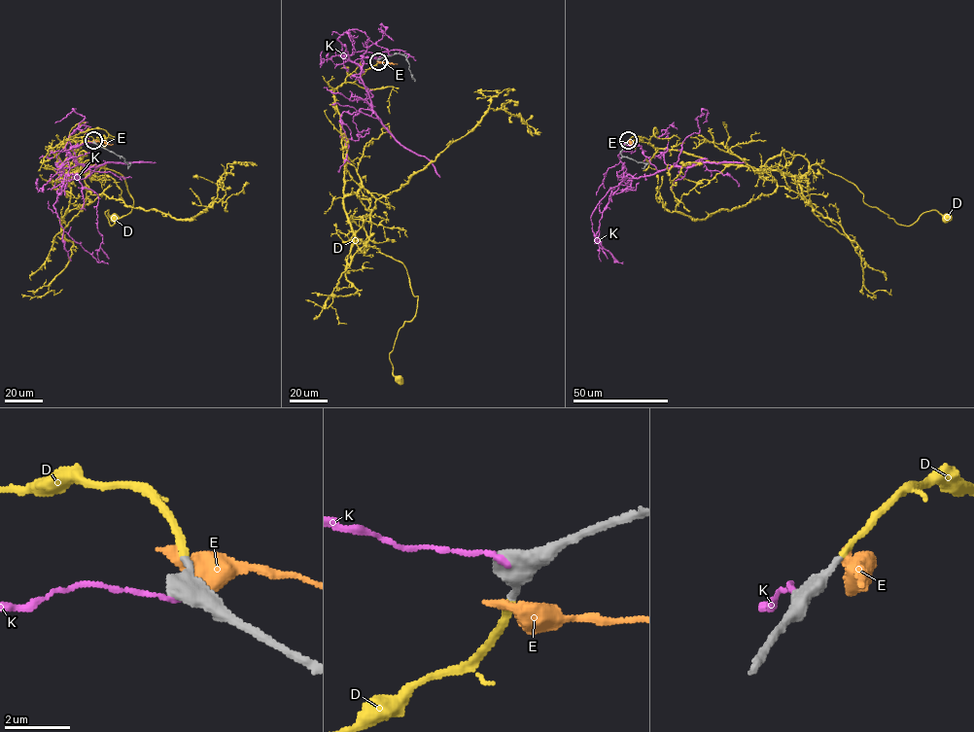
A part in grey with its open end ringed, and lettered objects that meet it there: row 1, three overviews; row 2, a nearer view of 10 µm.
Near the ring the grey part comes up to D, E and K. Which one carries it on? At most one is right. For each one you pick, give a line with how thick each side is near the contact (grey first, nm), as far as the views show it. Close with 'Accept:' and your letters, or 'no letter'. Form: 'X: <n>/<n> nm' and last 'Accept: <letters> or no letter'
D: 280/200 nm
Accept: D

